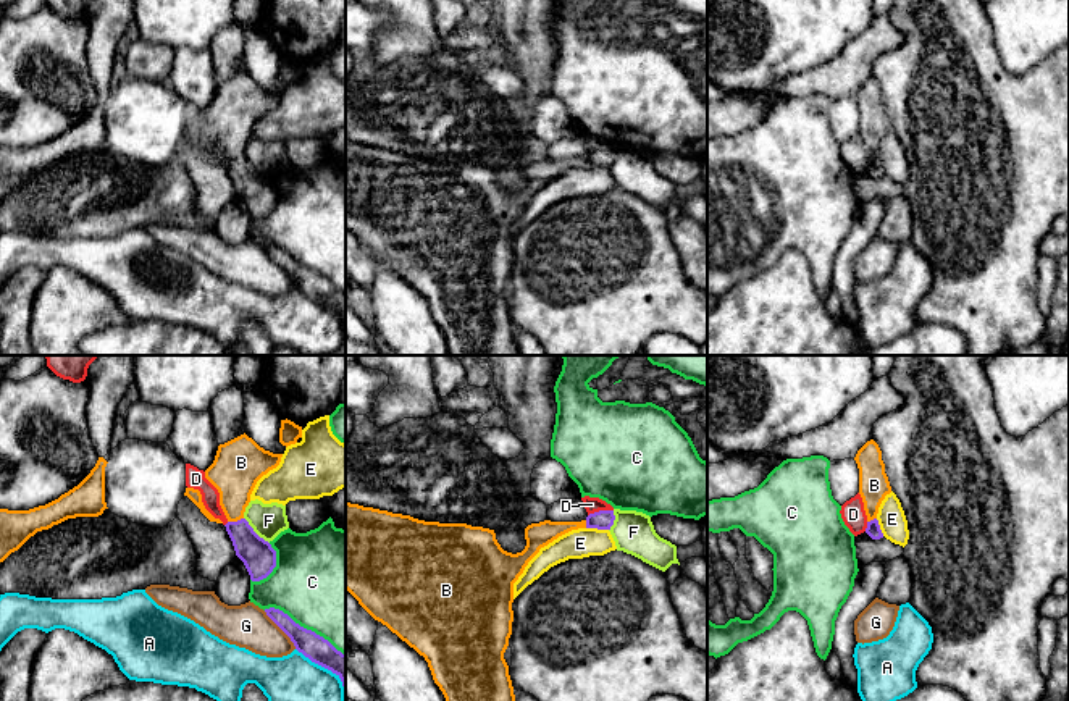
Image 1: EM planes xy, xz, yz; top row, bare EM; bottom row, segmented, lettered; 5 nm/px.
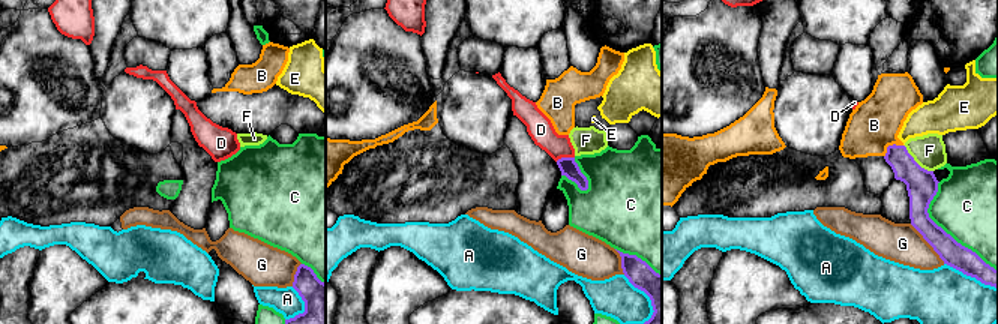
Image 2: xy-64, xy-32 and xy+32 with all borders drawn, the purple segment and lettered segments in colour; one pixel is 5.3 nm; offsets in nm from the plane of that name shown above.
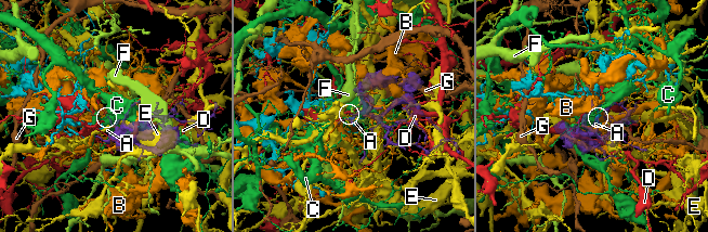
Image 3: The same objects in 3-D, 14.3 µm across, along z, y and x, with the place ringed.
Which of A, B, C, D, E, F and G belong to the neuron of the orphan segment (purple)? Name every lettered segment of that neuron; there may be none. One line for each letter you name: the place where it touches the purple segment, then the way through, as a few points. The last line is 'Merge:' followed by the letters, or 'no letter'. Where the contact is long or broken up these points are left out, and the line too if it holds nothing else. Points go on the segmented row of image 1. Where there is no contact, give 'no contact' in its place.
B: xy (234, 522) | across xy (257, 554), (234, 522), (234, 472)
Merge: B

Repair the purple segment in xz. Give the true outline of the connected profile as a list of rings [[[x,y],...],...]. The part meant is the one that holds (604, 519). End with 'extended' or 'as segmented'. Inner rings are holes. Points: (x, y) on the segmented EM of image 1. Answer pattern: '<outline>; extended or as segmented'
[[[346,502],[346,590],[378,622],[425,657],[446,701],[515,701],[504,653],[514,622],[514,583],[528,562],[559,536],[578,528],[610,530],[614,510],[589,514],[581,522],[531,523],[526,546],[512,554],[501,548],[494,530],[467,523],[425,522],[410,515]]]; extended

